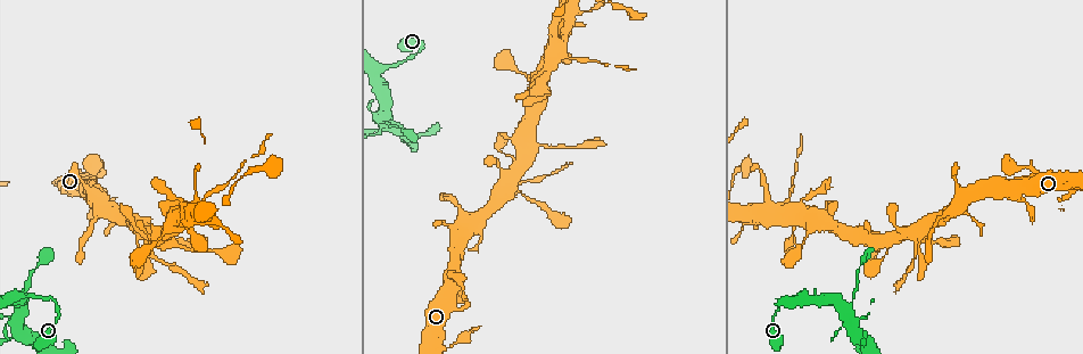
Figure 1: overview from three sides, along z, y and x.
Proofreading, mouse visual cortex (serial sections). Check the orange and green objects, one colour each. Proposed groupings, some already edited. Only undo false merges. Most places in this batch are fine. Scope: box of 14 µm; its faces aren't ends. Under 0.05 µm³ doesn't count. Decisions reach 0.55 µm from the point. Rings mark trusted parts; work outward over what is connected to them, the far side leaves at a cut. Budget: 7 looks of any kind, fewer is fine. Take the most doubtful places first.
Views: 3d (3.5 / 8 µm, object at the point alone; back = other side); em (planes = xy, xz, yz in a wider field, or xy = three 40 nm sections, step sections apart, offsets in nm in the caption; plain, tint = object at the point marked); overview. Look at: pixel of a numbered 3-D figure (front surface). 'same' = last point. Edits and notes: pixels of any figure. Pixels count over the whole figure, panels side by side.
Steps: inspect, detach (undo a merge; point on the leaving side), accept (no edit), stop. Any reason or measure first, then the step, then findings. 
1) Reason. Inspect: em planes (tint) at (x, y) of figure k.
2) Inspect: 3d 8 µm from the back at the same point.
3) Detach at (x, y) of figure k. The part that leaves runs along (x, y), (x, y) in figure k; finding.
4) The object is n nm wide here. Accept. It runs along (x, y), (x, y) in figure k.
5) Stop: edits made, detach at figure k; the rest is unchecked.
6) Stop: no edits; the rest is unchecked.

Sharp bend. Inspect: 3d 8 µm at (380, 132) of figure 1.

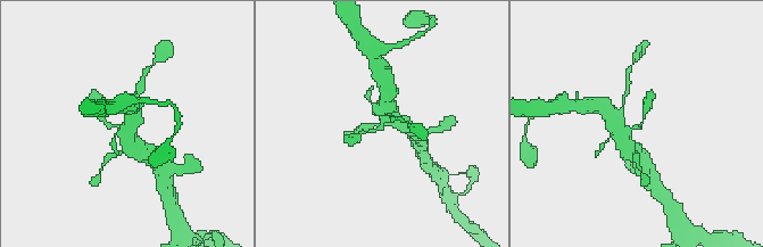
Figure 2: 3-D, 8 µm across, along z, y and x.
Inspect: em planes (tint) at (636, 127) of figure 2.

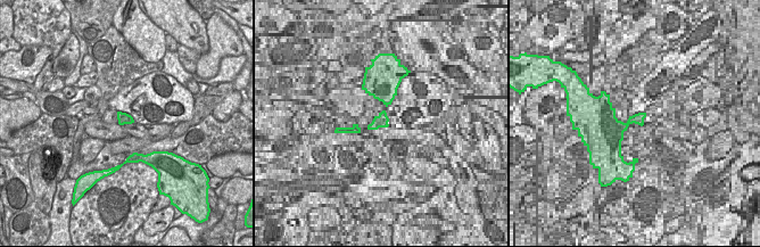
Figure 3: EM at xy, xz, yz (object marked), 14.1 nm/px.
Accept. It runs along (386, 106), (383, 124), (361, 134) in figure 2; continuous, no second cell.

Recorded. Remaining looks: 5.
Narrows sharply. Inspect: 3d 3.5 µm at (528, 79) of figure 1.

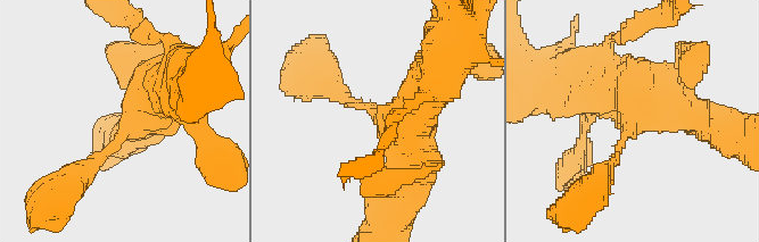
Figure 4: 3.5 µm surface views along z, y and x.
Inspect: em xy step 3 (tint) at (134, 122) of figure 4.

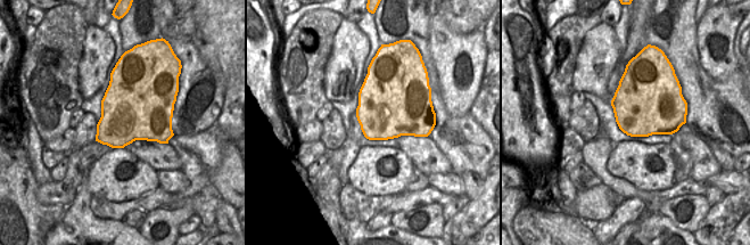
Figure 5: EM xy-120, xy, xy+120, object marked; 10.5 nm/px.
The object is 650 nm wide here. Accept. It runs along (714, 127), (586, 82) in figure 4; all the same cell.

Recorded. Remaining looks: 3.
Narrows sharply. Inspect: 3d 3.5 µm at (569, 59) of figure 1.

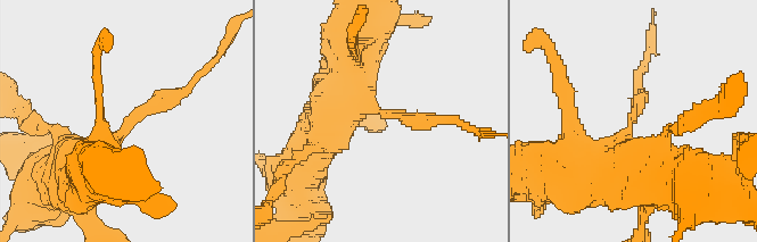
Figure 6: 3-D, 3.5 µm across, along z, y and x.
Need the tissue. Inspect: em planes (tint) at (129, 118) of figure 6.

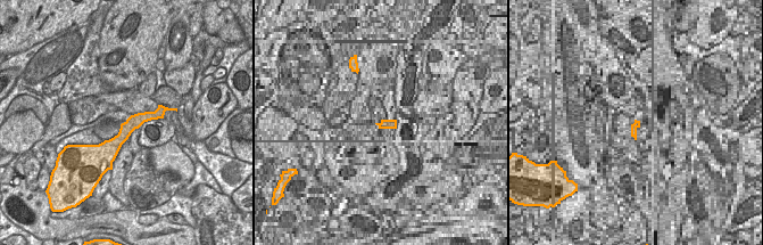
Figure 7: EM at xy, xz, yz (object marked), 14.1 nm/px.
Detach at (411, 118) of figure 6. The part that leaves runs along (381, 114), (458, 119), (472, 128) in figure 6; a second cell is stuck on.

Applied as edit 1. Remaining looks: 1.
Stop: edits made, detach at figure 6; the rest is unchecked.

